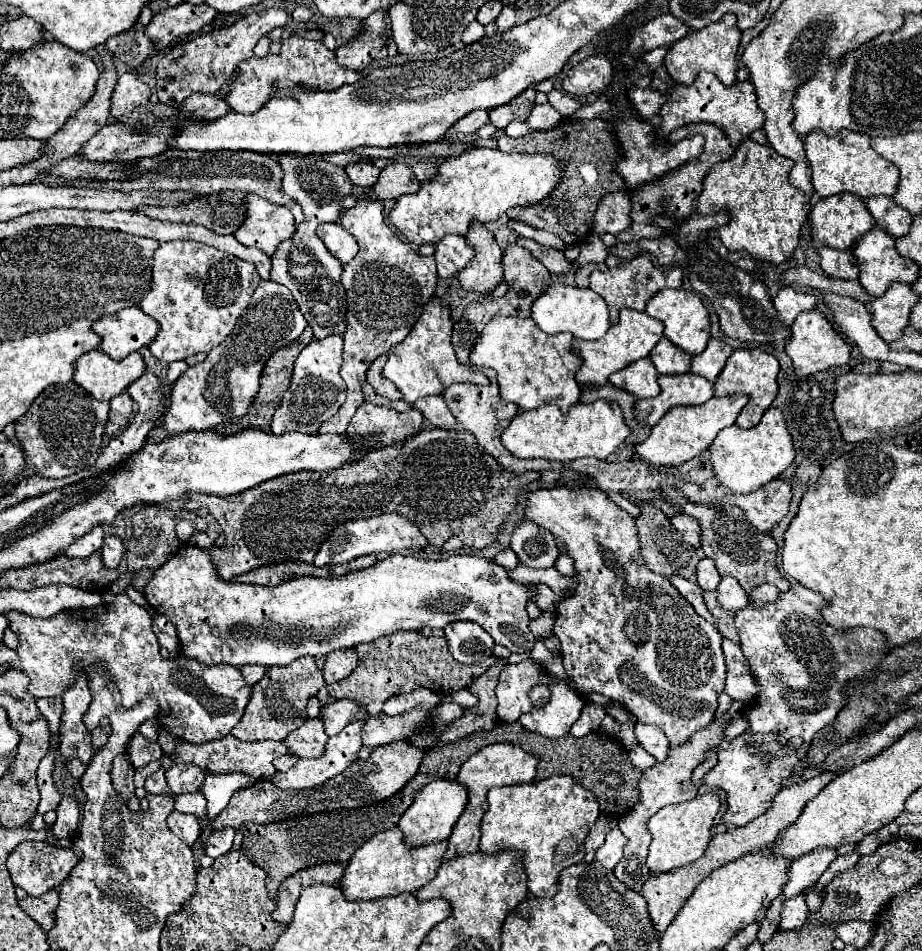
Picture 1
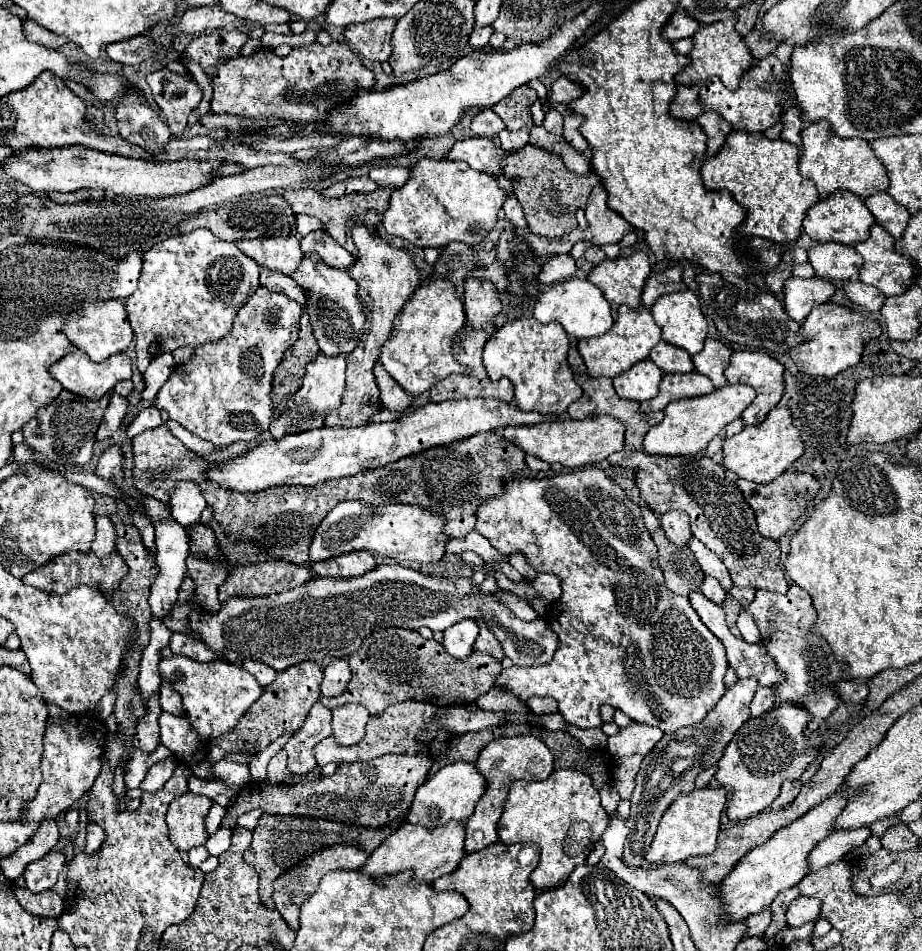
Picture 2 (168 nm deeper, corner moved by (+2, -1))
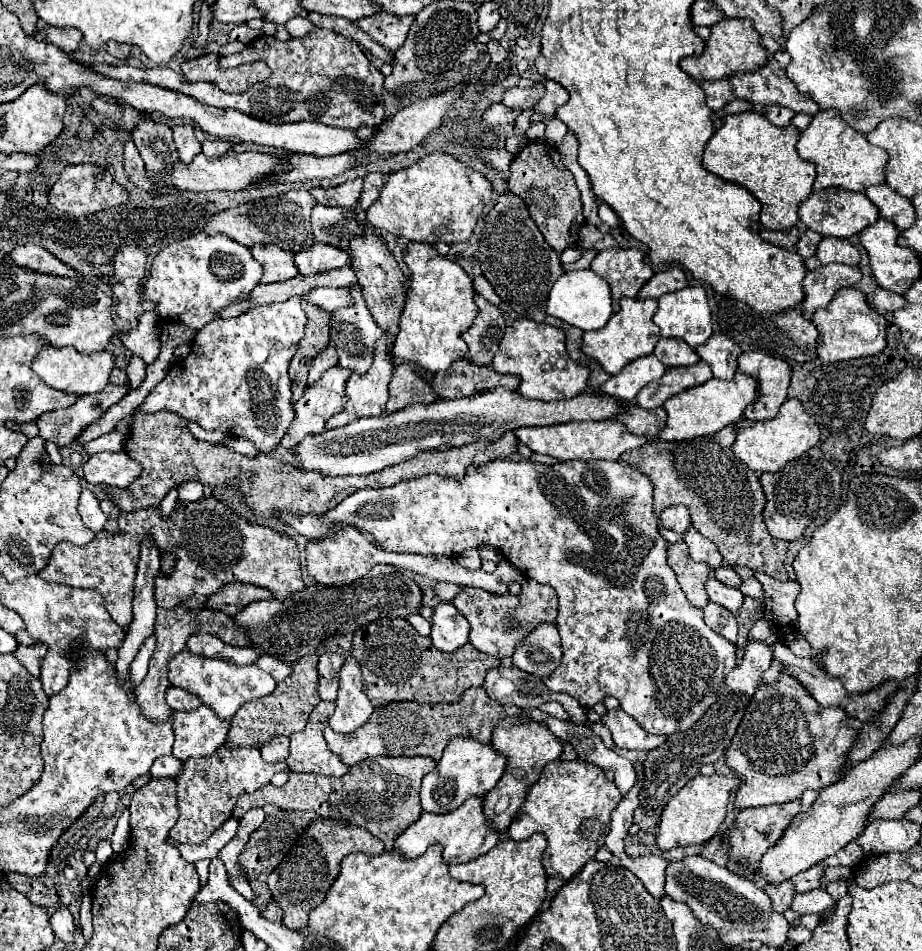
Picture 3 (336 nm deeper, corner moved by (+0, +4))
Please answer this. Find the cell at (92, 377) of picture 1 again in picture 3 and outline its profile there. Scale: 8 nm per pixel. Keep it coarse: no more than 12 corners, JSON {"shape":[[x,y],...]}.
{"shape":[[44,346],[32,370],[50,388],[96,394],[114,356]]}

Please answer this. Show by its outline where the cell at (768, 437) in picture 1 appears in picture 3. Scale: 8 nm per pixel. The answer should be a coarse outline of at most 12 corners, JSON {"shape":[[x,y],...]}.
{"shape":[[800,400],[738,432],[734,454],[778,472],[820,438]]}

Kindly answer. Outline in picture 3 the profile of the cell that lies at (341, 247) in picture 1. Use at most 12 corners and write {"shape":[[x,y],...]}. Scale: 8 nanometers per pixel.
{"shape":[[316,242],[298,252],[294,264],[302,276],[344,268],[348,254]]}

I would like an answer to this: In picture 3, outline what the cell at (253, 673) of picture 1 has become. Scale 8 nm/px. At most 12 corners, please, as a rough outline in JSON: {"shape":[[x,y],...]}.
{"shape":[[262,656],[258,668],[270,672],[276,682],[292,674],[292,664]]}

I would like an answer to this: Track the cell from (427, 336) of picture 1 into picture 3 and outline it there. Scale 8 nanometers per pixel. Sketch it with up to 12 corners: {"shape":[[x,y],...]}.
{"shape":[[410,242],[392,354],[436,374],[468,350],[464,268]]}

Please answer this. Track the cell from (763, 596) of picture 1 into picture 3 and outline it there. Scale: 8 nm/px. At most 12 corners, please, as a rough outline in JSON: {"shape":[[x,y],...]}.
{"shape":[[720,566],[714,570],[714,578],[726,586],[738,588],[740,576],[728,568]]}

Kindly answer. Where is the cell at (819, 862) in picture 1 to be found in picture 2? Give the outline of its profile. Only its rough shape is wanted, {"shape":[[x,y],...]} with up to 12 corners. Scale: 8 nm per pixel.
{"shape":[[868,827],[834,831],[812,849],[808,867],[836,863],[870,837]]}

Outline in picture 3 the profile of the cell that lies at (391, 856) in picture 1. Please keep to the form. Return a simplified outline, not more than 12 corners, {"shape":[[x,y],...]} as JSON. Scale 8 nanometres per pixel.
{"shape":[[484,796],[456,812],[422,812],[396,838],[416,858],[444,844],[444,860],[462,864],[498,844]]}

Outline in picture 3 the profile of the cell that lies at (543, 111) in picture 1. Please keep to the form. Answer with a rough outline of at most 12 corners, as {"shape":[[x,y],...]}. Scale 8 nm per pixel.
{"shape":[[558,118],[546,120],[546,142],[560,146],[568,128]]}

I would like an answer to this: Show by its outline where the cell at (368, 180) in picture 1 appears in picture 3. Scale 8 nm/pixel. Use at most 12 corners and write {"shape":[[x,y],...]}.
{"shape":[[362,178],[336,188],[312,188],[318,204],[350,208],[362,192]]}

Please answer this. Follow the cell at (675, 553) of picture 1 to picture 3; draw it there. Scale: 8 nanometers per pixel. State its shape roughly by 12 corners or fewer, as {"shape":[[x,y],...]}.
{"shape":[[684,542],[668,546],[688,602],[704,608],[710,566],[694,562]]}

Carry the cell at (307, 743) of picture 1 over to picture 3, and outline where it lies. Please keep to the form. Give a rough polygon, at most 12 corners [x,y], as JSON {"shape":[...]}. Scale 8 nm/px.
{"shape":[[484,688],[454,704],[392,702],[356,732],[324,728],[354,766],[374,756],[430,756],[454,736],[490,744],[522,714]]}

